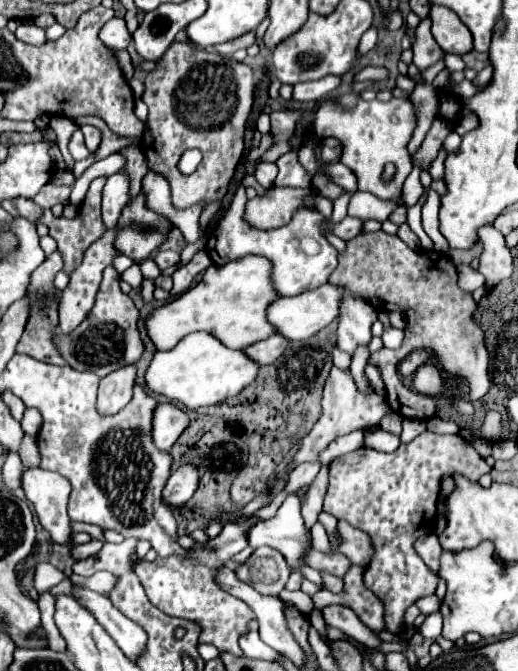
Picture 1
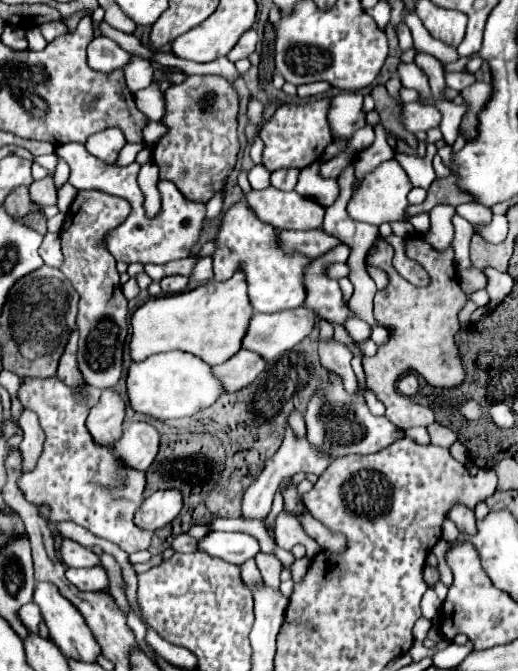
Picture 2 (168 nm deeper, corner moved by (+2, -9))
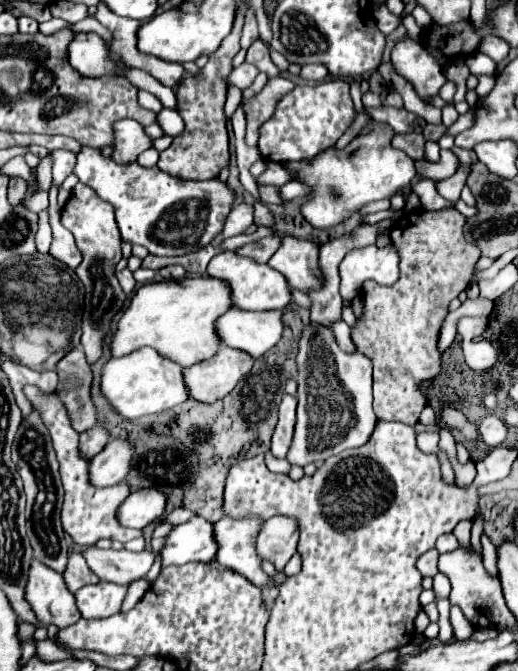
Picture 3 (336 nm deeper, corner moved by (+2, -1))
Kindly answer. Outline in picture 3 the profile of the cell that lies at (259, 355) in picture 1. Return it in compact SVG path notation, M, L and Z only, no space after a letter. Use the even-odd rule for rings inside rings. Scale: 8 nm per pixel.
M222 346L210 360L202 360L184 370L190 398L198 402L216 402L224 398L242 376L250 372L254 358L242 350Z

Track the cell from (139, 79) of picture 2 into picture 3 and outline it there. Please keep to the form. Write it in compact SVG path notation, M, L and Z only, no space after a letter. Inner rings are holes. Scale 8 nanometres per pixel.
M140 90L138 92L138 100L140 100L140 104L144 106L144 108L148 108L148 110L152 110L152 112L160 112L160 100L154 96L154 94L150 94L150 92L146 92L146 90Z

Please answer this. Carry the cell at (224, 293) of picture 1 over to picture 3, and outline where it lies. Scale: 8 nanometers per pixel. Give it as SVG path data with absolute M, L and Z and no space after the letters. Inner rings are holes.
M194 276L182 280L148 282L134 294L130 306L118 322L118 330L112 340L112 356L126 356L138 348L150 346L184 368L208 360L222 348L216 322L228 312L230 306L232 296L230 284L226 284L226 280Z

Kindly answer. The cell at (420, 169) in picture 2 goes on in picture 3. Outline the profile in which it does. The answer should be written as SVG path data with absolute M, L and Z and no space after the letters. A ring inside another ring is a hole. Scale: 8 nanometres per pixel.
M442 150L440 152L440 160L438 162L428 162L428 160L416 160L416 174L418 178L428 178L428 180L444 180L450 178L456 172L458 160L450 150Z

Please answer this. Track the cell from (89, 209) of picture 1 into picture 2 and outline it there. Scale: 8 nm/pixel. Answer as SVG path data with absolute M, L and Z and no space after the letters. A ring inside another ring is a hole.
M80 190L60 232L64 252L64 264L60 270L80 294L76 318L79 330L78 366L86 384L94 388L112 388L122 376L122 348L128 334L128 300L120 290L116 260L106 248L106 236L126 220L128 212L130 204L122 198Z

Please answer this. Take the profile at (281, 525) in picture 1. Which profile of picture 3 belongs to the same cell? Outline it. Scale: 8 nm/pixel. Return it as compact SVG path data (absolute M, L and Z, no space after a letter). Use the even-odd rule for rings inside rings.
M194 516L186 524L174 526L160 554L162 566L170 566L194 560L208 562L214 560L214 552L218 552L218 542L214 540L214 524Z

